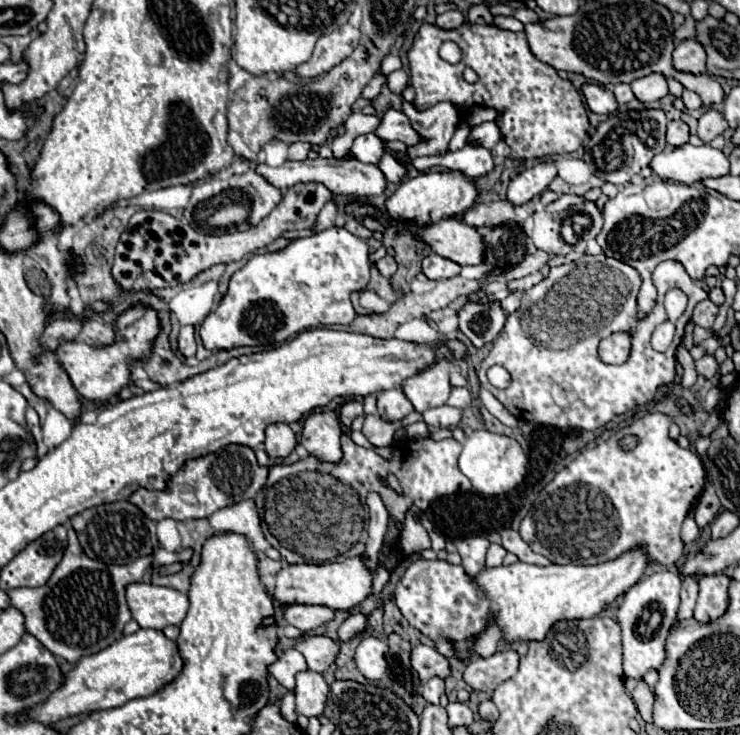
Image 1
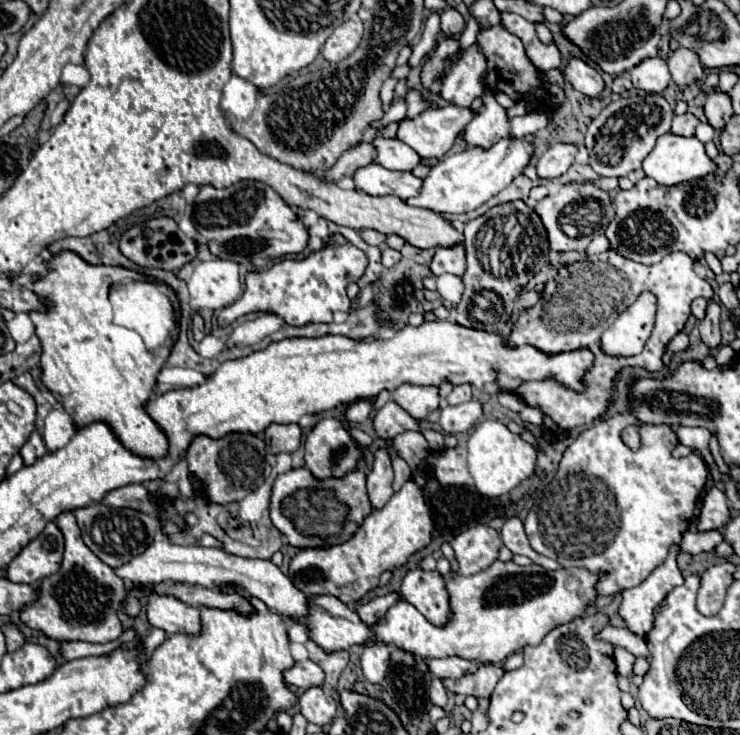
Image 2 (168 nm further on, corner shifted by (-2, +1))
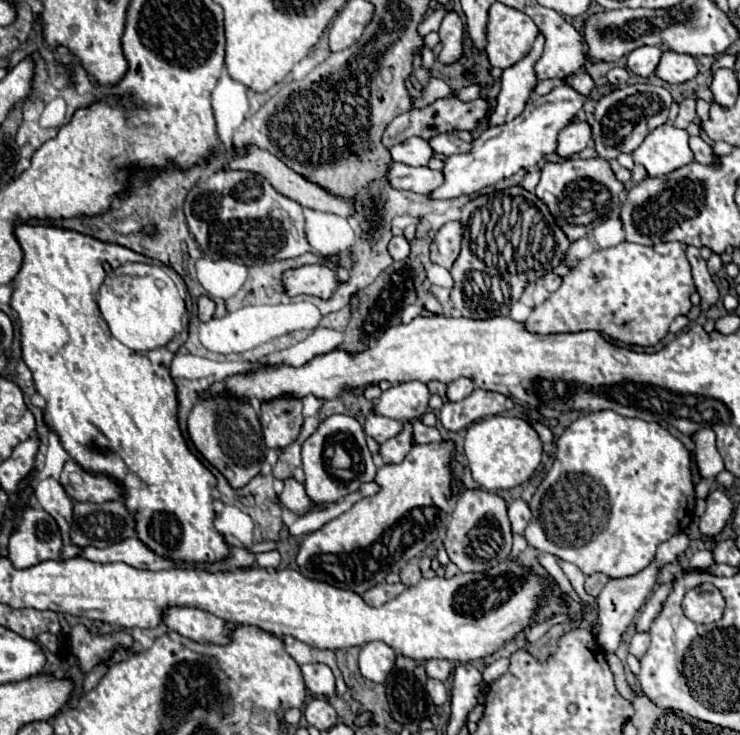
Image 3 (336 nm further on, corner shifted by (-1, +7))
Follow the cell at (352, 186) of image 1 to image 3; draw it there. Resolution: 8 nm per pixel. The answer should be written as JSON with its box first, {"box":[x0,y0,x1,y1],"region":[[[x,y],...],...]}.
{"box":[388,162,442,194],"region":[[[392,162],[390,170],[388,170],[388,180],[390,180],[392,188],[428,194],[442,184],[442,172],[430,170],[426,166],[412,168],[412,166],[406,166],[400,162]]]}

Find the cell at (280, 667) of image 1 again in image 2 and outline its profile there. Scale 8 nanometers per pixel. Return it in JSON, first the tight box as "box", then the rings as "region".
{"box":[285,660,325,690],"region":[[[311,660],[307,662],[297,662],[293,668],[285,672],[285,680],[291,686],[297,686],[301,690],[309,690],[313,686],[323,686],[325,682],[325,672]]]}

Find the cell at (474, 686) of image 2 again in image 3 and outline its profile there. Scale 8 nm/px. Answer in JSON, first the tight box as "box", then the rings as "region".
{"box":[426,660,450,682],"region":[[[428,660],[426,662],[426,674],[430,678],[436,678],[440,682],[446,682],[446,678],[450,676],[450,662],[448,660]]]}

